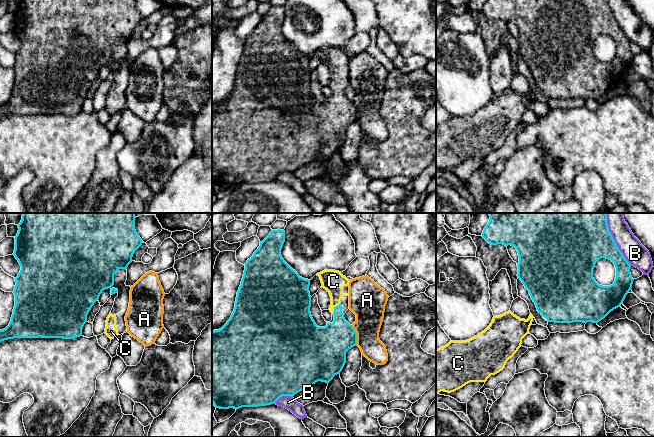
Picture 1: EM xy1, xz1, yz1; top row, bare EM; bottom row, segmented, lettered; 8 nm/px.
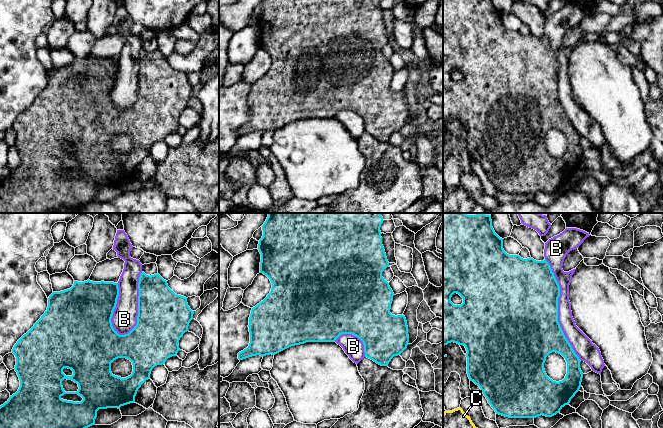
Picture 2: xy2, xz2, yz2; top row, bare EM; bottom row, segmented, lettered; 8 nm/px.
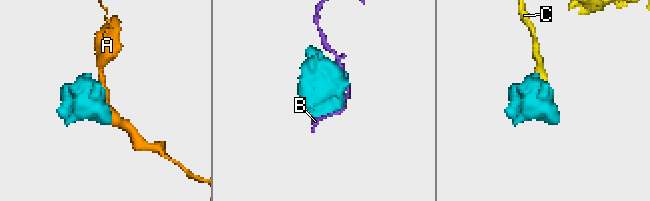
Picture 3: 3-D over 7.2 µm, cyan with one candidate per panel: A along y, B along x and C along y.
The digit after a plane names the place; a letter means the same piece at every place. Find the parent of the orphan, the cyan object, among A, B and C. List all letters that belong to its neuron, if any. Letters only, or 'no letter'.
C

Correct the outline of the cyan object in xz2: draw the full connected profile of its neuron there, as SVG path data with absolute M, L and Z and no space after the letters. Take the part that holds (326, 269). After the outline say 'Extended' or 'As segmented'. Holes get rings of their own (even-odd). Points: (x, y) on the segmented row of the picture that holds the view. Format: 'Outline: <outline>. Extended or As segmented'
Outline: M268 213L262 225L263 236L259 240L258 250L261 254L260 273L270 279L272 288L267 297L251 310L248 325L250 343L246 349L238 353L238 359L243 360L256 355L275 355L291 346L306 342L334 342L342 334L358 337L363 342L365 357L381 366L388 366L394 356L400 355L409 342L408 326L404 315L395 316L390 313L394 293L382 277L382 272L389 267L380 231L383 221L380 213Z. As segmented

